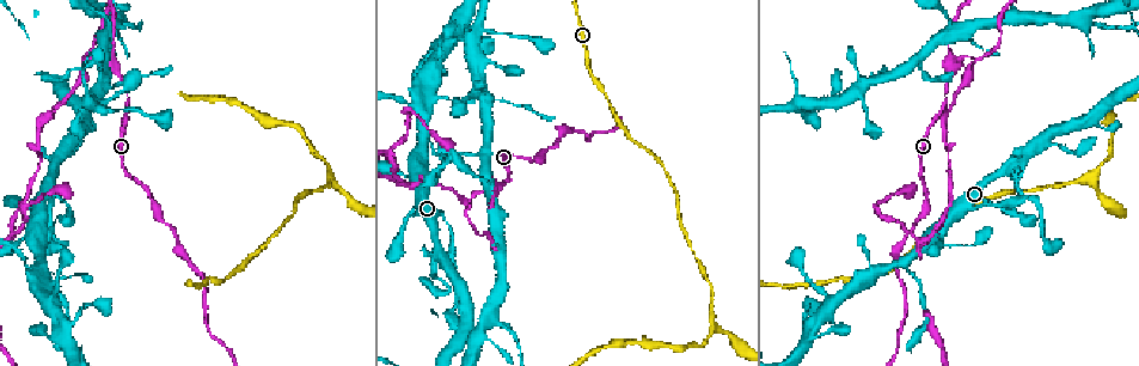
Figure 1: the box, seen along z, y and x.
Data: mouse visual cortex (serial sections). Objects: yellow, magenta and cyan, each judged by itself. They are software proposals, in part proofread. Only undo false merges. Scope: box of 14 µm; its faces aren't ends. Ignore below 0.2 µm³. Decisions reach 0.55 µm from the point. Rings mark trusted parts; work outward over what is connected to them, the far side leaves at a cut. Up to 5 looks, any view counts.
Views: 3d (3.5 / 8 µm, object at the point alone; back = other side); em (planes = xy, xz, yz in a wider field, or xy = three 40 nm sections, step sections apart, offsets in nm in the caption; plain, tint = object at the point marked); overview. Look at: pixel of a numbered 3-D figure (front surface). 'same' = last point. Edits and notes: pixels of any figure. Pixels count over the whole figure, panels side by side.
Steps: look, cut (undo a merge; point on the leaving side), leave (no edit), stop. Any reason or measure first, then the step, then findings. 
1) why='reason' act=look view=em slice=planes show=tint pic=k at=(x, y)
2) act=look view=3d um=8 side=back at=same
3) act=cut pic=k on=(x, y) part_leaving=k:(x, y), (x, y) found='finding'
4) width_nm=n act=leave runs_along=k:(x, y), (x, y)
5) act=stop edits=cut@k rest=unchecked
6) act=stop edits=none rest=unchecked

why='three arms meet' act=look view=3d um=3.5 pic=1 at=(976, 60)

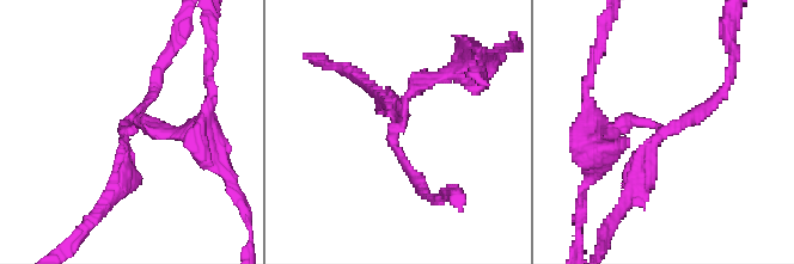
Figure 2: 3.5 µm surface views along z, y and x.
why='need the tissue' act=look view=em slice=xy step=1 show=tint pic=2 at=(397, 127)

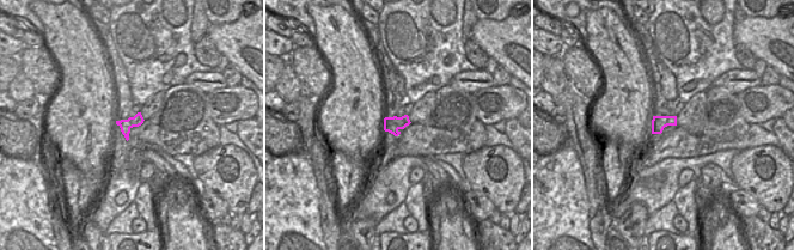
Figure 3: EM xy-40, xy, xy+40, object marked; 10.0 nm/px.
act=cut pic=2 on=(639, 166) found='a second cell is stuck on'

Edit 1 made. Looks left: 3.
act=look view=overview

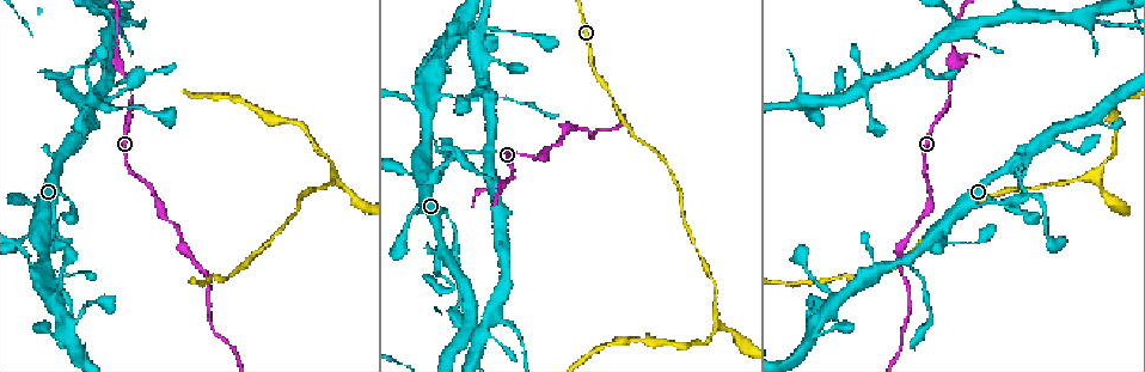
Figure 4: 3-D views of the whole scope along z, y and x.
act=look view=3d um=8 pic=4 at=(1009, 168)

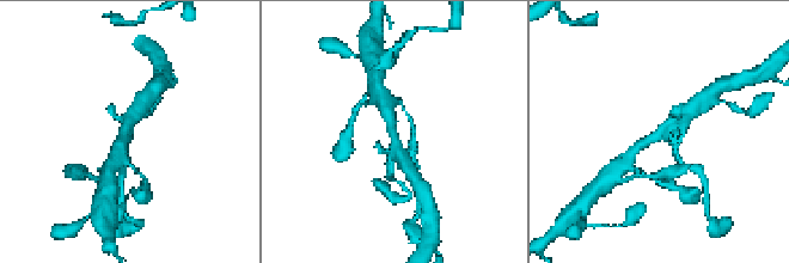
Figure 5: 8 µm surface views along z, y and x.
arms=3 arm_widths_nm=150,300,400 act=look view=em slice=xy step=1 show=tint pic=5 at=(125, 133)

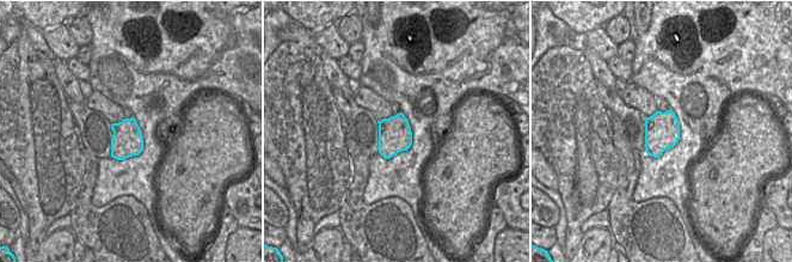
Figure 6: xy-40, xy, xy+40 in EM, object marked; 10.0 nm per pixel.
act=leave runs_along=5:(635, 150), (686, 115) found='one cell here'

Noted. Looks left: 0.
act=stop edits=cut@2 rest=unchecked

